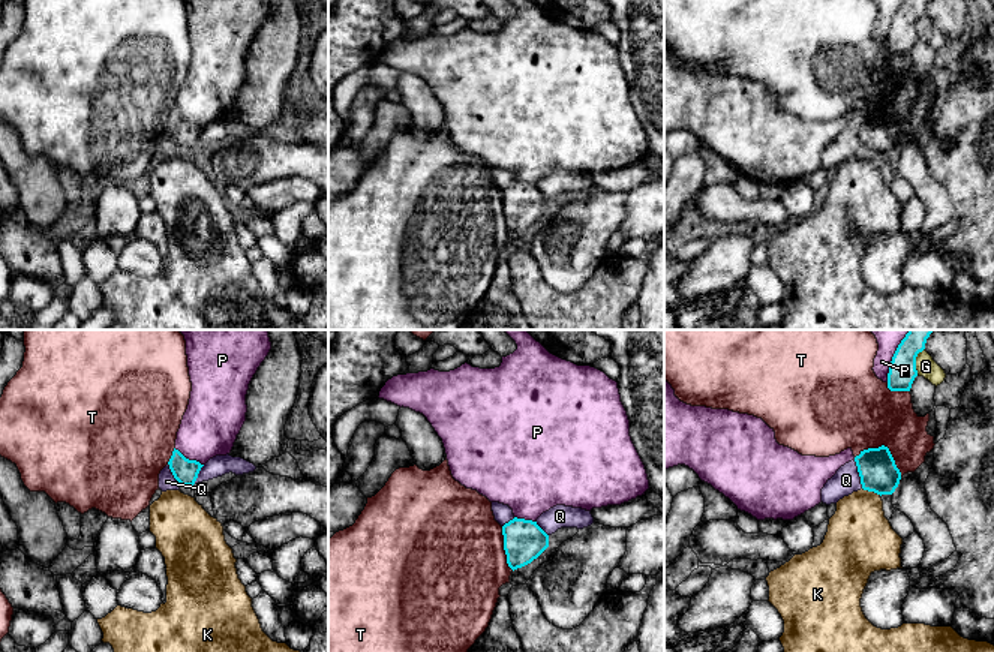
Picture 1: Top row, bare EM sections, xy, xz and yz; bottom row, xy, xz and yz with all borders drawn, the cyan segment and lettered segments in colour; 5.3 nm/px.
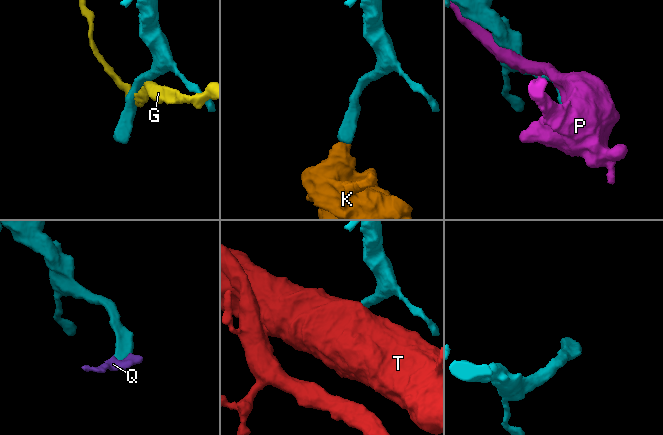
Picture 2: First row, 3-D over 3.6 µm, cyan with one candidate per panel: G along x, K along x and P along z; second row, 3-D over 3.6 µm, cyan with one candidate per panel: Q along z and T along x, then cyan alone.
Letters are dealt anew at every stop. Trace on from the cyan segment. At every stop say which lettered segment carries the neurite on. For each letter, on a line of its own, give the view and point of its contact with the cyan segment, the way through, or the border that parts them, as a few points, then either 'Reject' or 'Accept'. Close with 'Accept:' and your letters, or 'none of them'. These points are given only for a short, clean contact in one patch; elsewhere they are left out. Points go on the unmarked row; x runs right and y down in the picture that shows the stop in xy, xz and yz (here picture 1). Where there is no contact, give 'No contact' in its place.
G: Touches cyan at yz (915, 26). Boundary: yz (924, 12), (916, 21), (916, 38). Reject
K: Touches cyan at yz (871, 155). Path across: yz (876, 131), (876, 146), (871, 155), (859, 180), (859, 200). Accept
P: Touches cyan at yz (892, 23). Reject
Q: Touches cyan at yz (859, 138). Boundary: yz (853, 125), (862, 152). Reject
T: Touches cyan at yz (883, 110). Reject
Accept: K

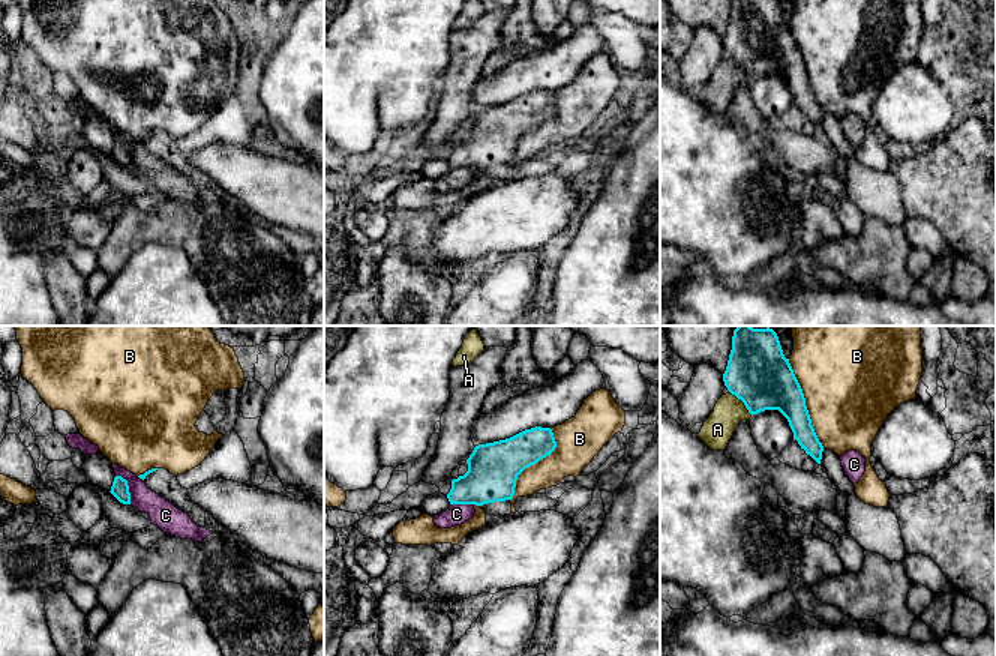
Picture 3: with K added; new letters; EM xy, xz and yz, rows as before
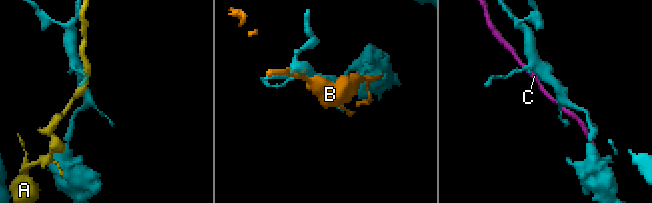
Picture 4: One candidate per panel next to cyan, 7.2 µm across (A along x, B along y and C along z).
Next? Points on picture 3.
A: Touches cyan at yz (743, 65). Reject
B: Touches cyan at yz (804, 66). Reject
C: Touches cyan at xy (128, 150). Reject
Accept: none of them

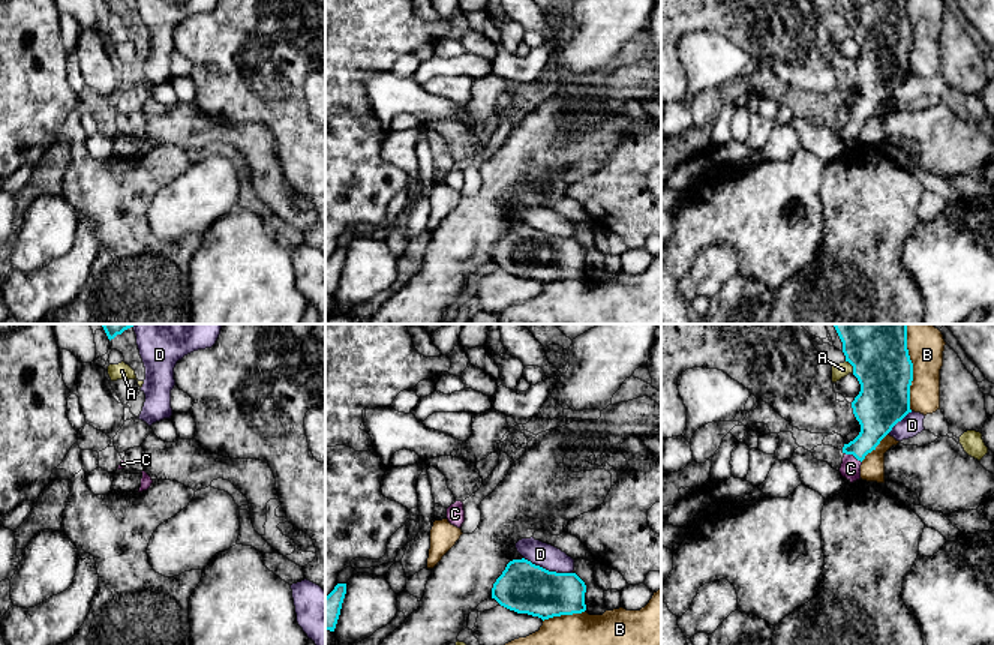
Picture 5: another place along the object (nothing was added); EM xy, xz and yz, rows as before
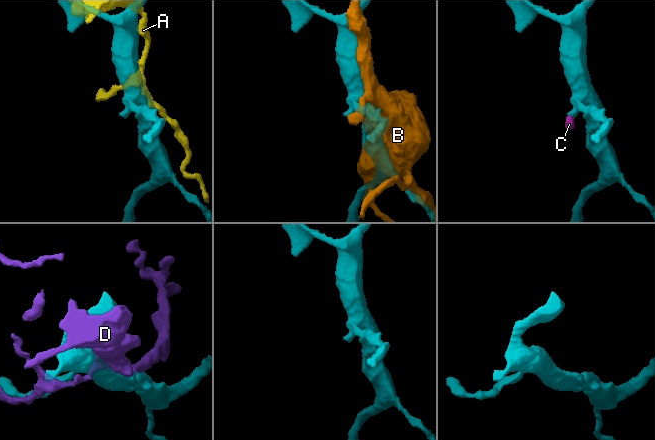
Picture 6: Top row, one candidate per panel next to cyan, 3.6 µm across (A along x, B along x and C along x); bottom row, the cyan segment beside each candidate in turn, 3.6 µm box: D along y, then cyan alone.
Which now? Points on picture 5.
A: Touches cyan at yz (852, 29). Boundary: yz (846, 24), (853, 36). Reject
B: Touches cyan at yz (912, 38). Reject
C: Touches cyan at yz (853, 119). Path across: yz (876, 78), (870, 101), (853, 119), (850, 132). Accept
D: Touches cyan at xz (547, 234). Reject
Accept: C

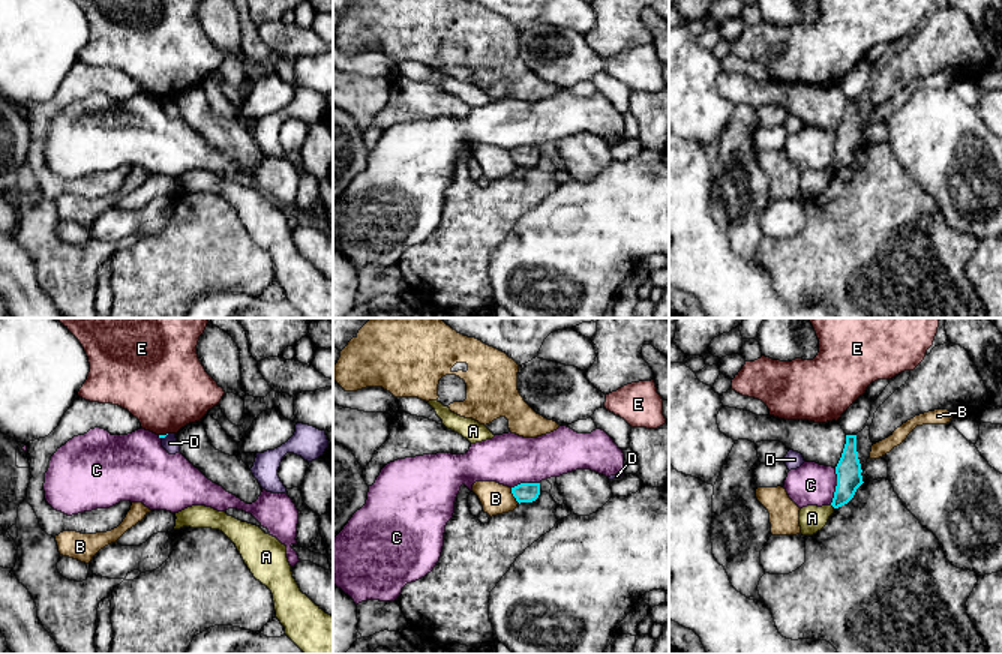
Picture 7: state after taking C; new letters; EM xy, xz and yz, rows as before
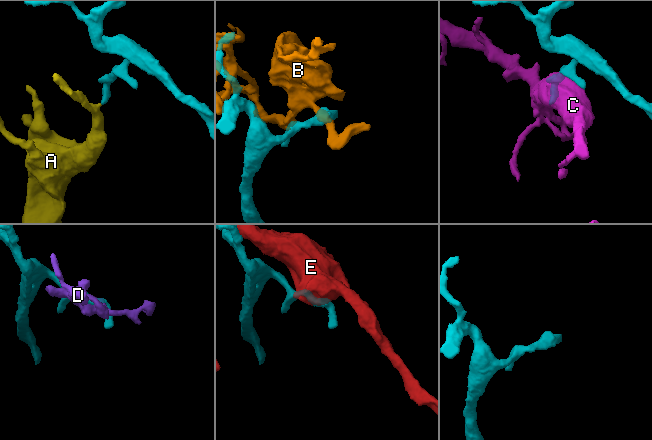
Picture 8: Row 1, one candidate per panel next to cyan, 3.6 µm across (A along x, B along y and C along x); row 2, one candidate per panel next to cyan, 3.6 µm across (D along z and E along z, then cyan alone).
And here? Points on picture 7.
A: Touches cyan at yz (833, 170). Boundary: yz (830, 168), (834, 171). Reject
B: Touches cyan at xz (513, 159). Boundary: xz (510, 152), (510, 156), (519, 167). Reject
C: Touches cyan at yz (836, 150). Reject
D: Touches cyan at xy (165, 99). Boundary: xy (168, 98), (162, 102). Reject
E: Touches cyan at xy (162, 99). Reject
Accept: none of them

